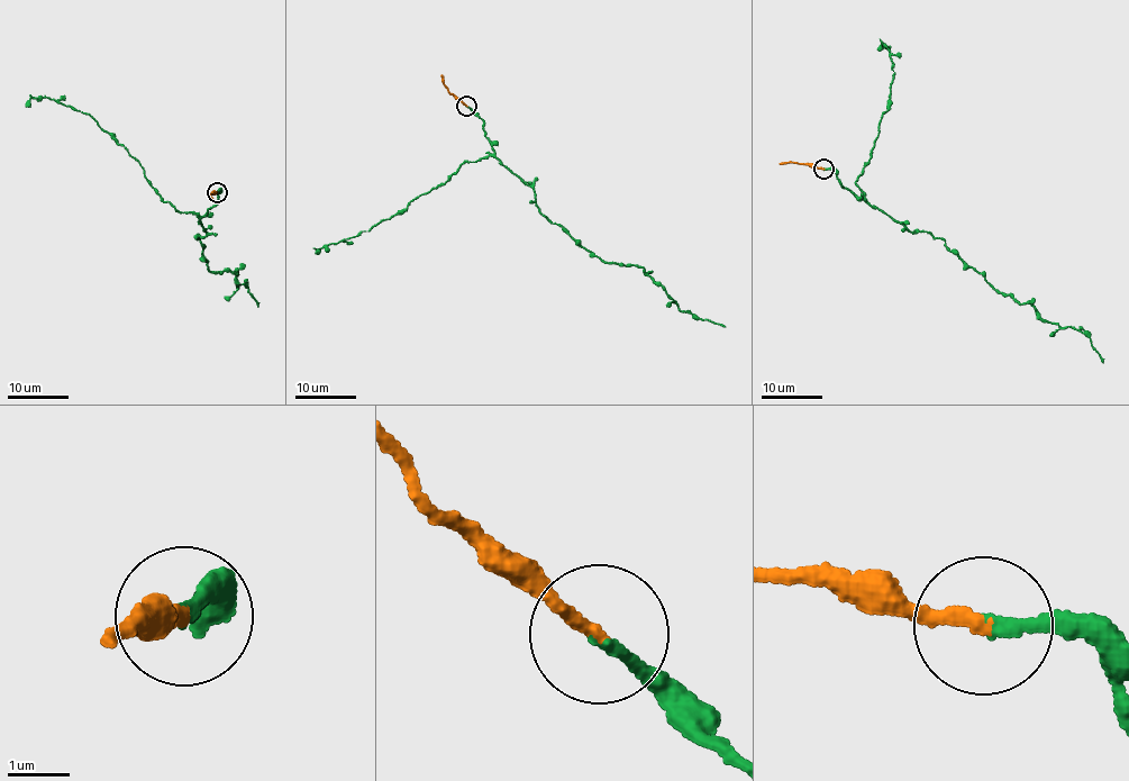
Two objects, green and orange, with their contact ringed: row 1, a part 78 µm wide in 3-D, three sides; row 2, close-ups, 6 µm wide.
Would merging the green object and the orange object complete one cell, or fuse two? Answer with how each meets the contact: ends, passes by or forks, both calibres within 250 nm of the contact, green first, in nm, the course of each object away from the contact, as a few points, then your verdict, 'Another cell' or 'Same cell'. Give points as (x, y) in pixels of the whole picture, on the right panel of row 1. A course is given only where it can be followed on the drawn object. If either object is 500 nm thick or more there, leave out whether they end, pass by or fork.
At the ring green ends. At the ring orange ends. Thickness 200 nm (green) against 220 nm. Course of green: (822, 167), (909, 228), (938, 237), (993, 288), (1028, 302), (1044, 319), (1081, 332), (1103, 363). Course of orange: (822, 169), (798, 163), (779, 163). Same cell

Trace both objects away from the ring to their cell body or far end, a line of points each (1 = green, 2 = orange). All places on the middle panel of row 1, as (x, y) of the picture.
1: (466, 105), (484, 124), (495, 157), (533, 189), (547, 218), (606, 262), (639, 266), (682, 310), (725, 327)
2: (467, 105), (448, 90), (440, 75)

